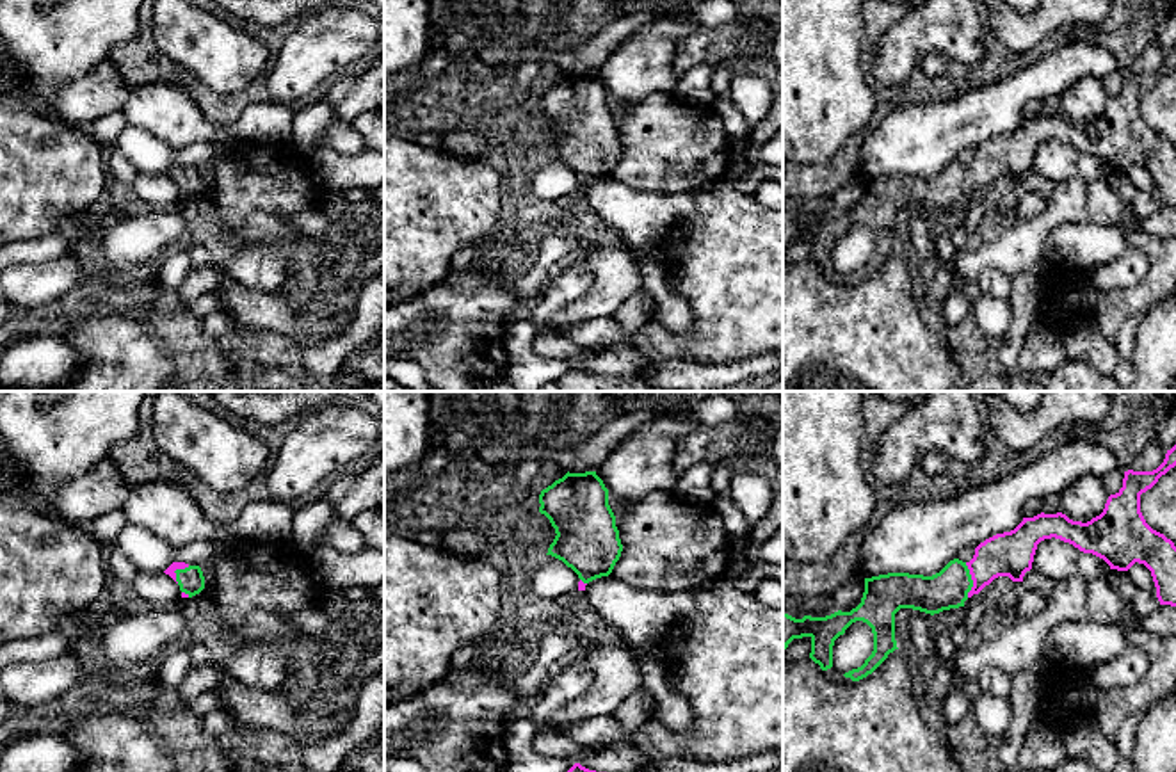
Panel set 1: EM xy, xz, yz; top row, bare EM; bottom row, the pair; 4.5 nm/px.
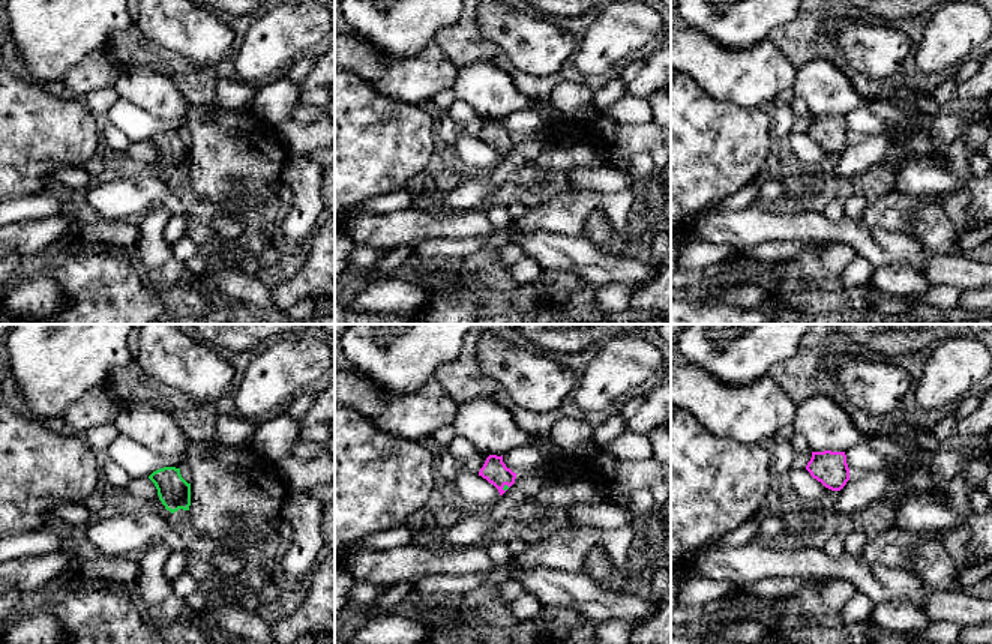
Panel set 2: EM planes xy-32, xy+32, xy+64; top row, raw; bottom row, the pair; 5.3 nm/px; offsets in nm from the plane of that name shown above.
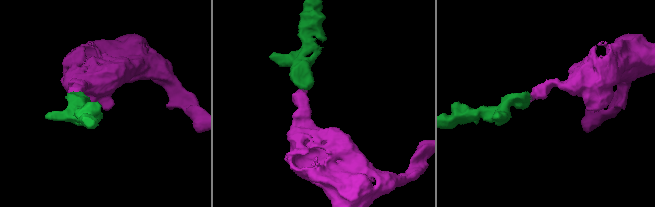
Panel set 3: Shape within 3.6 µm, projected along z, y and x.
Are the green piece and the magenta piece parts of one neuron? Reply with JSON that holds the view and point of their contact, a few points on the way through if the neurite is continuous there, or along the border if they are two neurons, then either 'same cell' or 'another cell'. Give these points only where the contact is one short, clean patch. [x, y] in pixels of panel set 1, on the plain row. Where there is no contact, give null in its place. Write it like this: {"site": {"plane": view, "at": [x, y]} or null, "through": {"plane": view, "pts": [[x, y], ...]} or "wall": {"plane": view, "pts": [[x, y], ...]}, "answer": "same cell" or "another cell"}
{"site": {"plane": "yz", "at": [972, 182]}, "answer": "same cell"}

